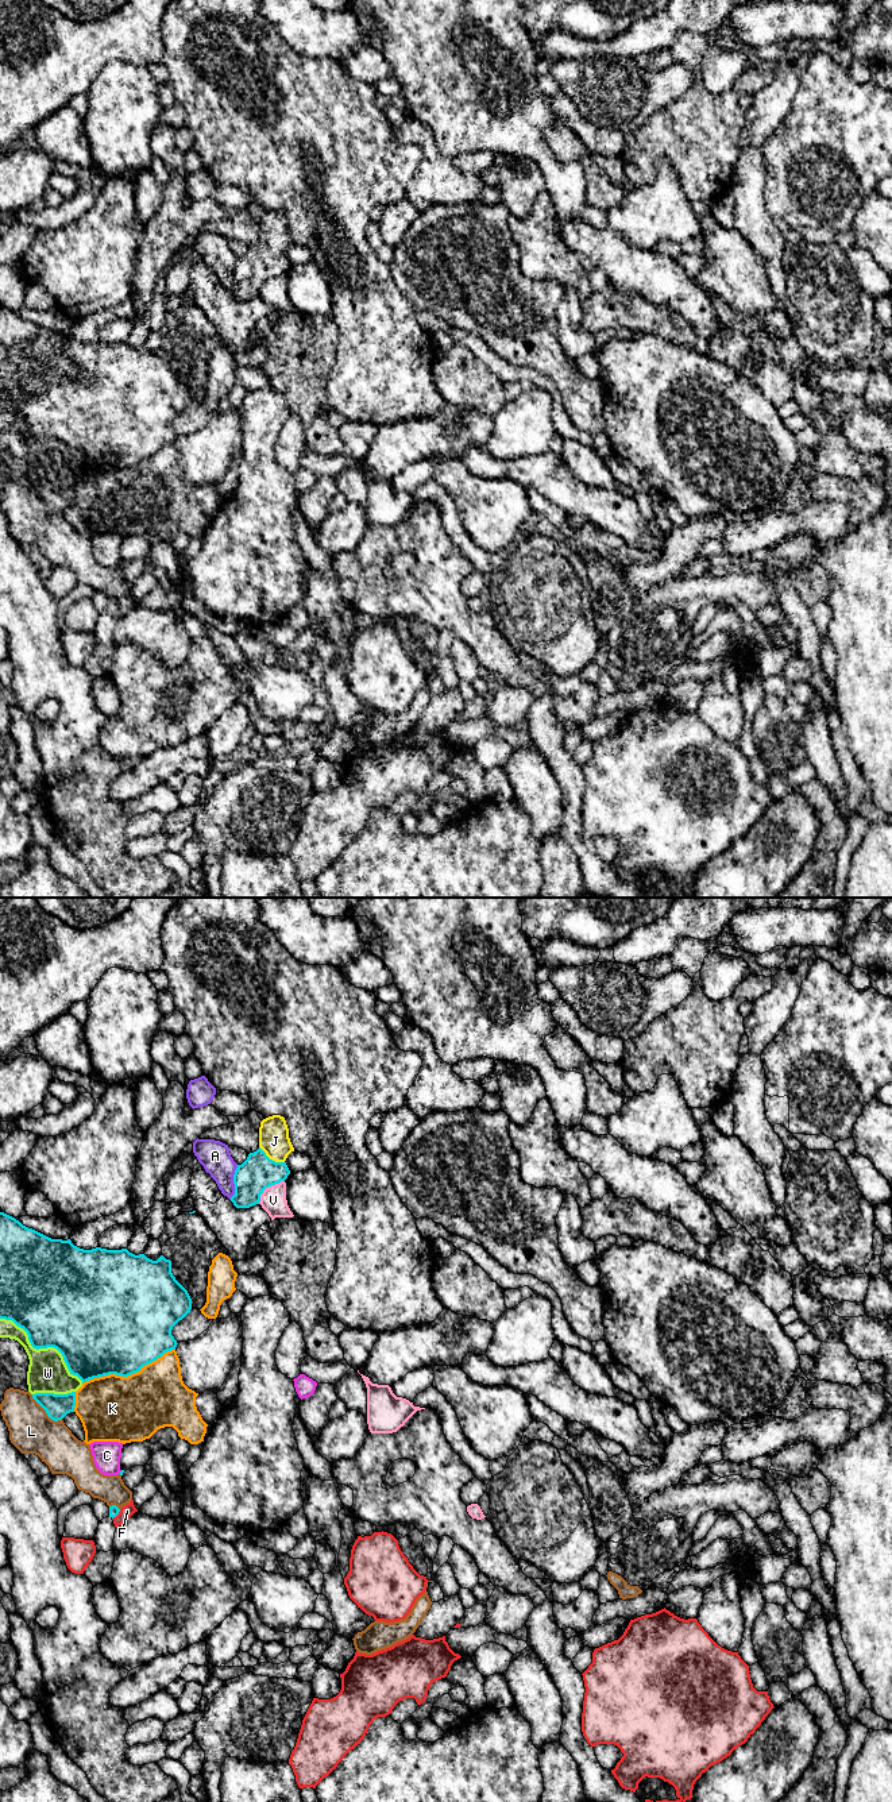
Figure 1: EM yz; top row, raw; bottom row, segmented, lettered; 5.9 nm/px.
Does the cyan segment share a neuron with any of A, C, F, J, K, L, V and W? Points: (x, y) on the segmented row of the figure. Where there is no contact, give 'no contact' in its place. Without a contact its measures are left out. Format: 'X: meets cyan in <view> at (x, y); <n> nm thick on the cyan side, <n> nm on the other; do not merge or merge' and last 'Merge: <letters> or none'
A: meets cyan in yz at (234, 1183); 220 nm thick on the cyan side, 180 nm on the other; do not merge
C: meets cyan in yz at (120, 1471); 20 nm thick on the cyan side, 160 nm on the other; do not merge
F: meets cyan in yz at (116, 1515); 60 nm thick on the cyan side, 80 nm on the other; do not merge
J: meets cyan in yz at (271, 1160); 220 nm thick on the cyan side, 180 nm on the other; merge
K: meets cyan in yz at (128, 1374); 480 nm thick on the cyan side, 400 nm on the other; do not merge
L: meets cyan in yz at (46, 1412); 150 nm thick on the cyan side, 280 nm on the other; do not merge
V: meets cyan in yz at (267, 1187); 220 nm thick on the cyan side, 160 nm on the other; do not merge
W: meets cyan in yz at (42, 1347); 460 nm thick on the cyan side, 240 nm on the other; do not merge
Merge: J

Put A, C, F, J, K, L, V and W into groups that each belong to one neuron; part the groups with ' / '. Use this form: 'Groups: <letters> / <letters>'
Groups: A / C / F / J / K / L / V / W

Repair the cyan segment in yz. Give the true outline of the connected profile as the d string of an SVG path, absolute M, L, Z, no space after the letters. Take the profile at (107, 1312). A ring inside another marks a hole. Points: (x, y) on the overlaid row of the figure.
M0 1212L0 1319L12 1320L18 1327L23 1328L34 1348L57 1348L62 1354L70 1374L77 1375L82 1384L109 1374L128 1377L140 1371L143 1366L157 1361L165 1353L175 1350L178 1343L171 1335L171 1330L190 1312L190 1309L192 1299L188 1290L173 1276L171 1261L166 1259L163 1255L161 1255L157 1261L152 1261L144 1254L135 1255L127 1249L107 1250L96 1247L92 1250L84 1250L74 1246L70 1239L51 1239L23 1226L15 1218Z

